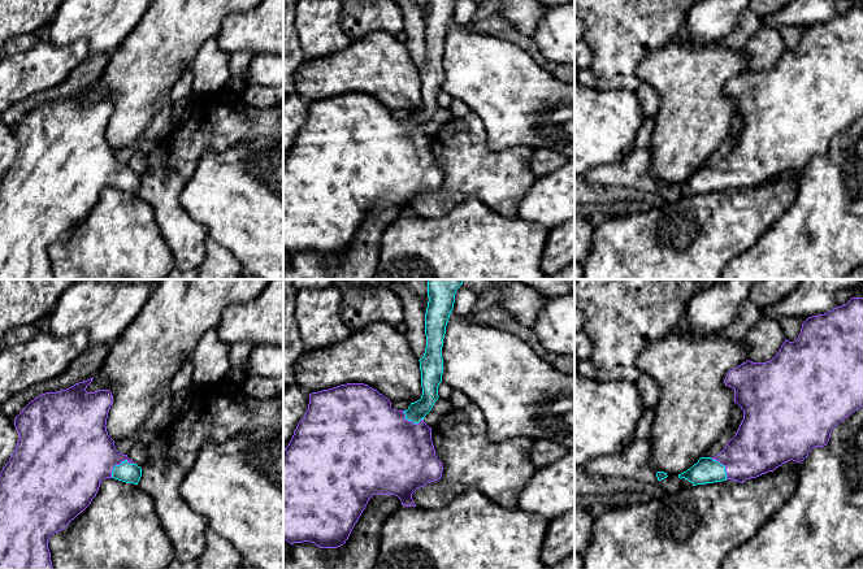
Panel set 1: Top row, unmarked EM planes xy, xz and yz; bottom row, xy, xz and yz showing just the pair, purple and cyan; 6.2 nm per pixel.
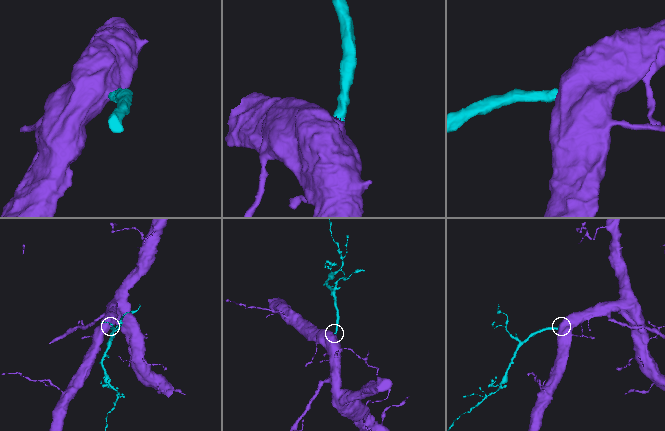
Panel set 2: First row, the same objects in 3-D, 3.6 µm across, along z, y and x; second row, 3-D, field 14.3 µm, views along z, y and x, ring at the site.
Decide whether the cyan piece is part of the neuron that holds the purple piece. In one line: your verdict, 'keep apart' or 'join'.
join

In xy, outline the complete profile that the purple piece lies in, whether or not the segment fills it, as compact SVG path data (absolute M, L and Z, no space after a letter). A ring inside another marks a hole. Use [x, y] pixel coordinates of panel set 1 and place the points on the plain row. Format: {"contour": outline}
{"contour": "M91 88L74 95L45 101L31 109L16 126L19 144L16 158L0 182L0 279L53 279L48 248L64 239L71 229L83 221L96 205L105 187L138 194L142 177L127 164L120 162L108 144L107 127L113 113L109 99L87 101Z"}

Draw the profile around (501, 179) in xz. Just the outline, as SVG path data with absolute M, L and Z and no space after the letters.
M469 112L443 123L432 136L432 151L437 168L443 174L442 186L412 203L416 216L441 218L468 197L477 197L494 212L507 218L519 217L519 204L535 181L532 171L533 151L517 147L495 152L489 147L487 134L481 118Z

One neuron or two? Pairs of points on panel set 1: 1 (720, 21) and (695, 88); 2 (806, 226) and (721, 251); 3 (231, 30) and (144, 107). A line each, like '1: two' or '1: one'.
1: two
2: two
3: two

